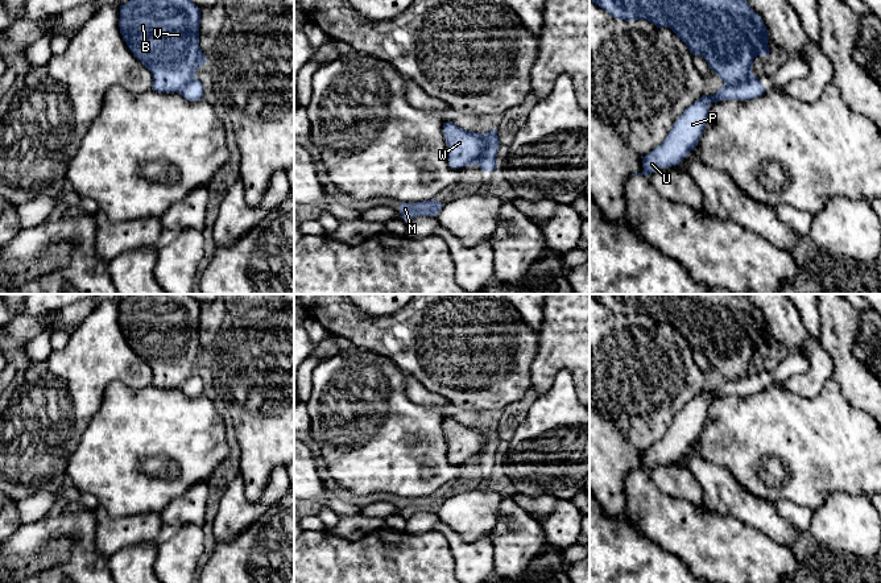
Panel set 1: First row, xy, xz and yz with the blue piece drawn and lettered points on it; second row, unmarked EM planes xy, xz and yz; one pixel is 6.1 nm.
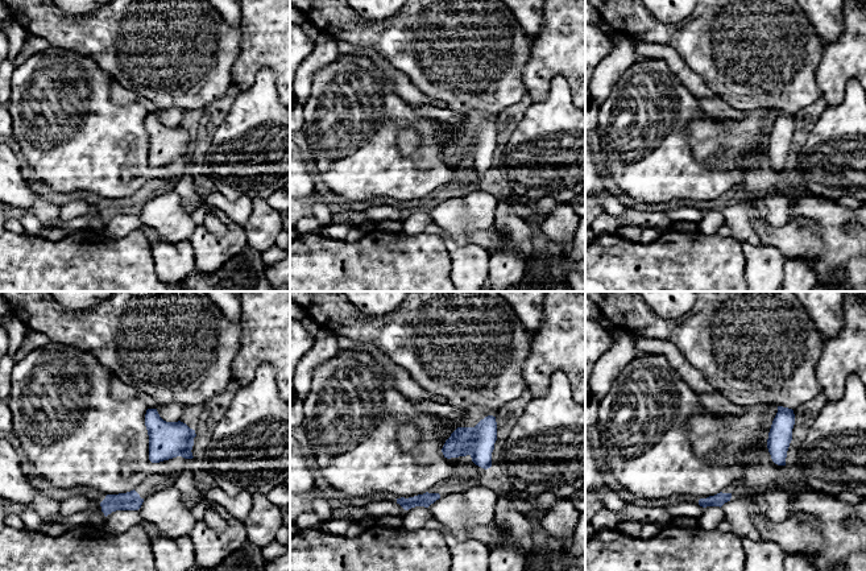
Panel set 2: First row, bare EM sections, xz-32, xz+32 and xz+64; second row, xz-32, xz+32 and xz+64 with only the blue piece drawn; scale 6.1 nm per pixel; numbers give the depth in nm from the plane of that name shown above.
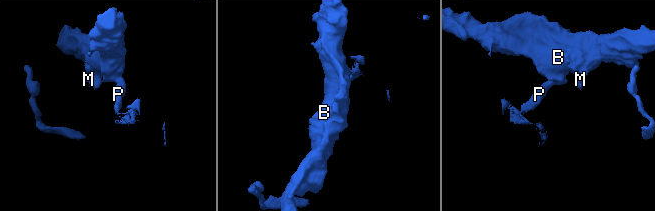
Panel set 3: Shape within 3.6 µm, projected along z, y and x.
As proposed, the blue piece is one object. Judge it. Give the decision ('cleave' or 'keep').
cleave

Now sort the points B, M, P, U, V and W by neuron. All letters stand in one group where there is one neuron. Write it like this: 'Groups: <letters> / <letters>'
Groups: B M V W / P U

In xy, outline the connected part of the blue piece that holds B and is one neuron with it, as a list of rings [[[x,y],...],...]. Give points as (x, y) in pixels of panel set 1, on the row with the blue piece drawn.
[[[131,0],[120,5],[120,33],[152,73],[157,92],[179,92],[207,61],[199,46],[200,8],[190,0]]]

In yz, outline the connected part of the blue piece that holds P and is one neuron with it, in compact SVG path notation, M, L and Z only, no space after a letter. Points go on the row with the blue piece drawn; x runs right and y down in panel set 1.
M749 75L749 78L741 83L737 84L729 84L724 83L721 88L714 95L703 95L699 100L696 100L694 104L687 107L684 112L675 120L671 131L663 140L661 145L654 148L649 154L642 157L642 168L644 171L634 174L633 177L638 175L649 175L659 169L665 169L669 166L677 166L683 158L687 157L687 154L695 149L698 145L698 141L703 133L703 129L707 124L707 116L708 116L708 108L711 103L717 103L721 100L749 100L753 98L758 98L765 92L765 87L762 83L754 77Z

